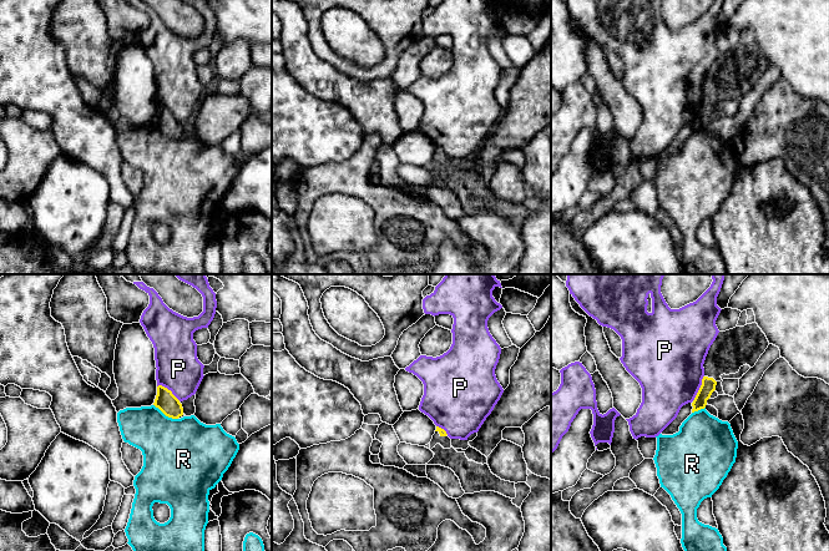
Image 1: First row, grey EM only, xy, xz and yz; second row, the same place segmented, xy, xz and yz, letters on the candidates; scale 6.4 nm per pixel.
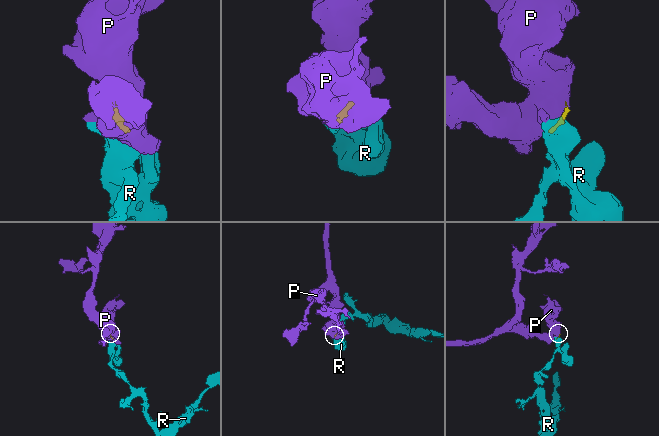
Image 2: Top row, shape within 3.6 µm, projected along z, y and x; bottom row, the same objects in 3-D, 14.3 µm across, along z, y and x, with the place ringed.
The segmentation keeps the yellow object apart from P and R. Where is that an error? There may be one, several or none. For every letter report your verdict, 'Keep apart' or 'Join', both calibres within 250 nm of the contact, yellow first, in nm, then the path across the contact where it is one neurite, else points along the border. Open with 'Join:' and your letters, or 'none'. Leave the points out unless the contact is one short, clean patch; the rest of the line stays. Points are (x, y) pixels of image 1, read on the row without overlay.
Join: none
P: Keep apart. Thickness 100 nm (yellow) against 440 nm
R: Keep apart. Thickness 140 nm (yellow) against 440 nm. Boundary: xy (153, 125), (166, 136), (177, 140)

